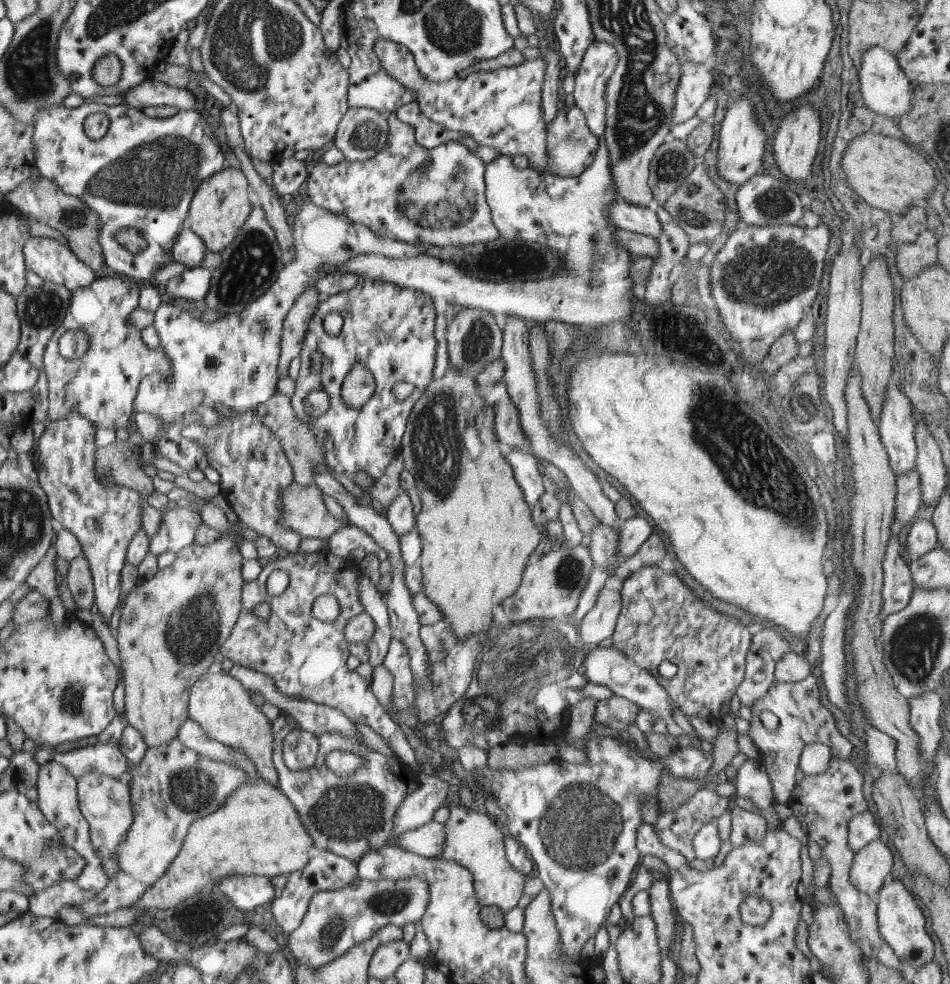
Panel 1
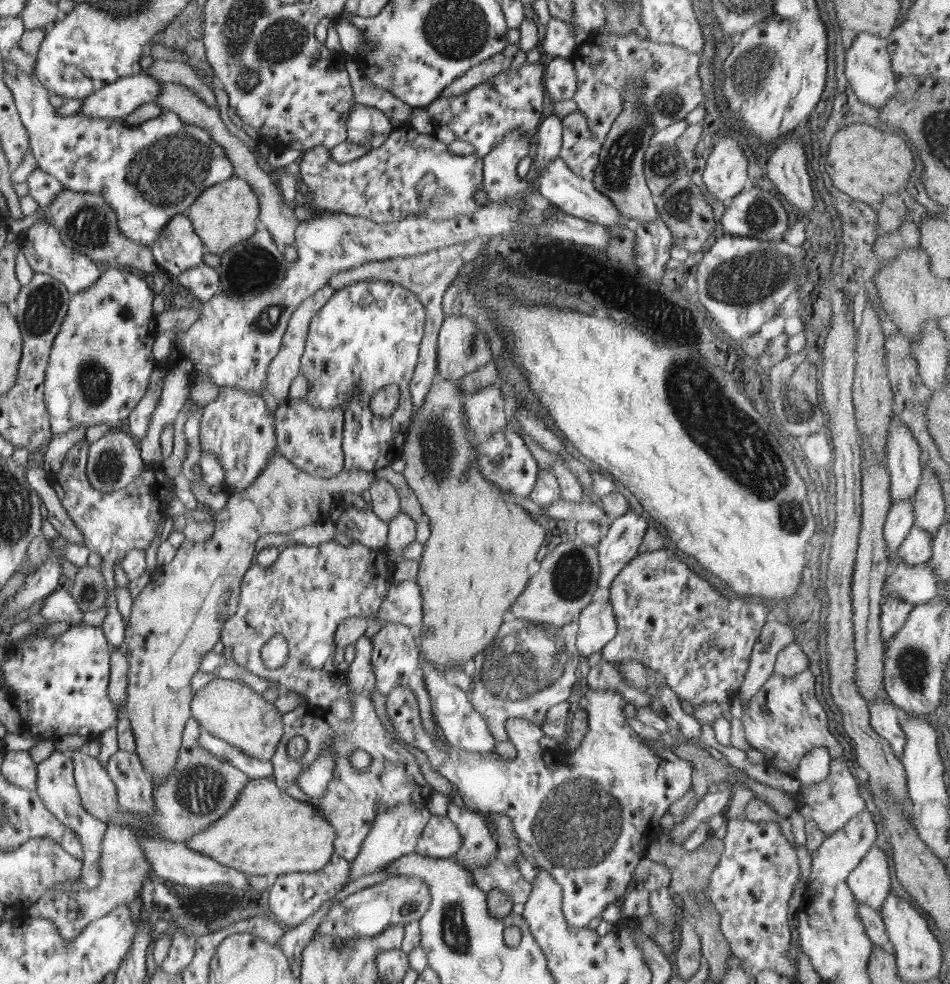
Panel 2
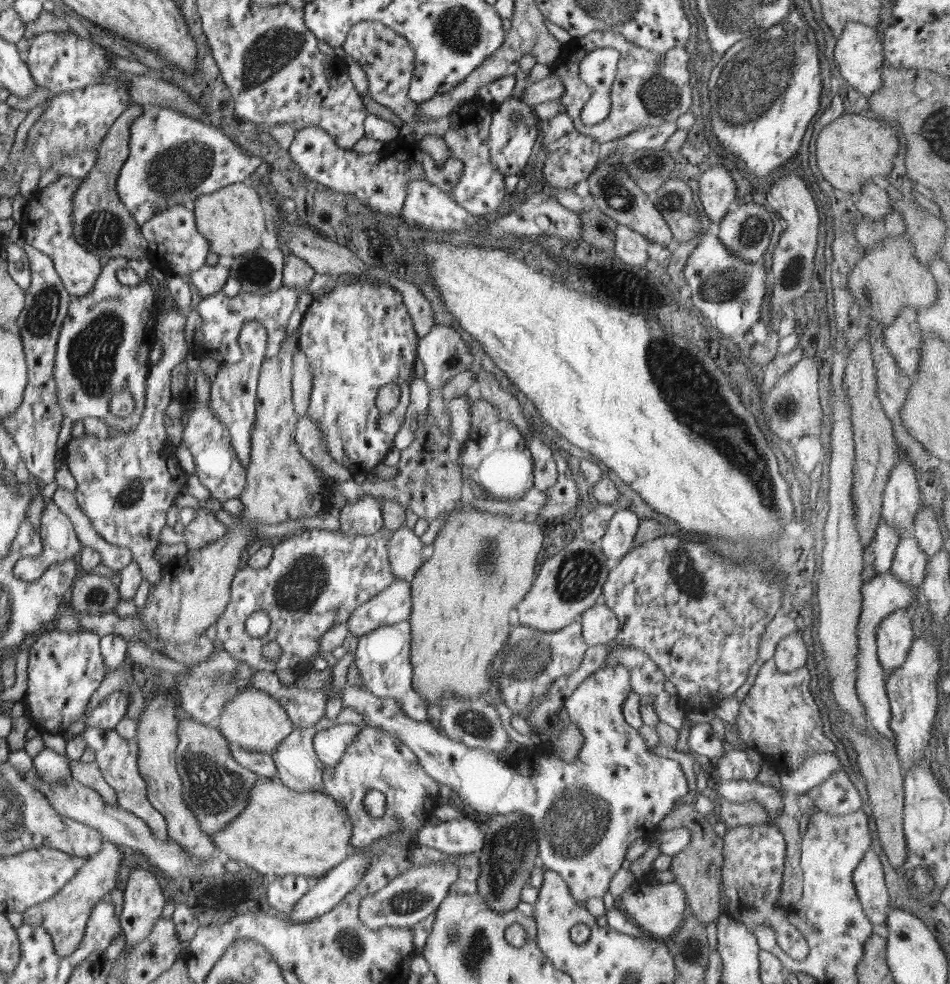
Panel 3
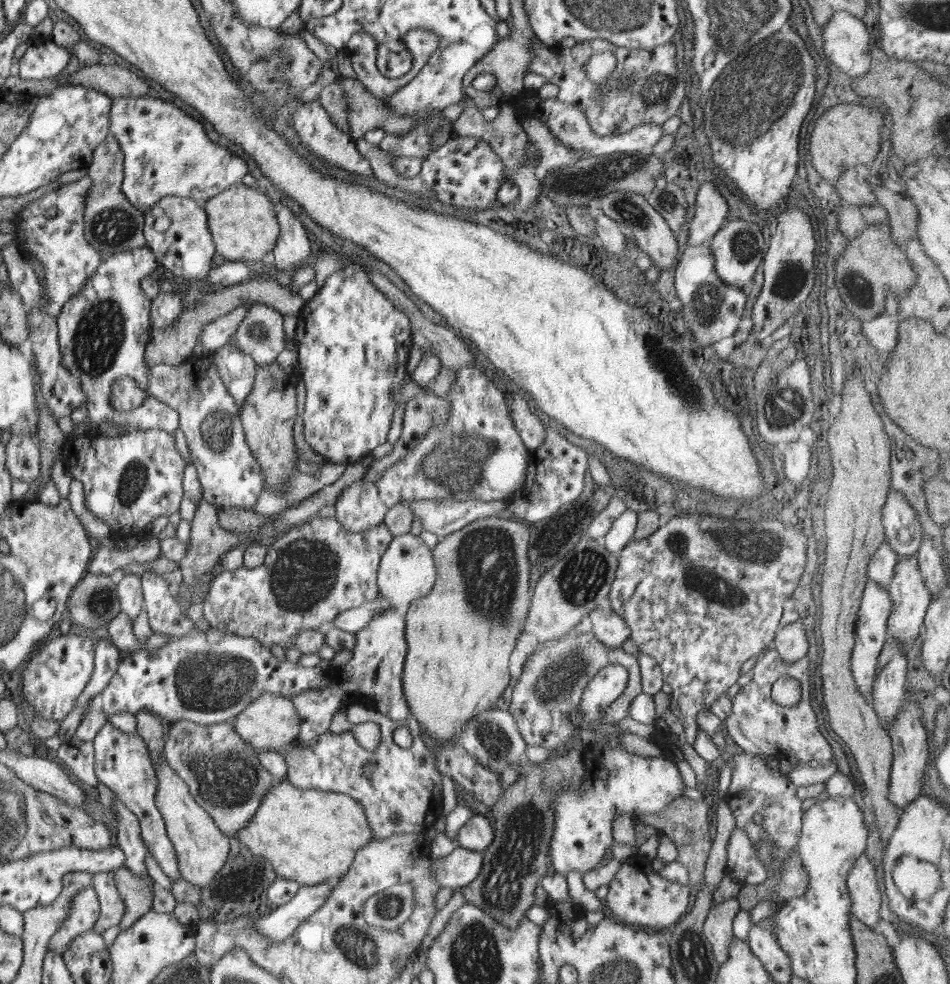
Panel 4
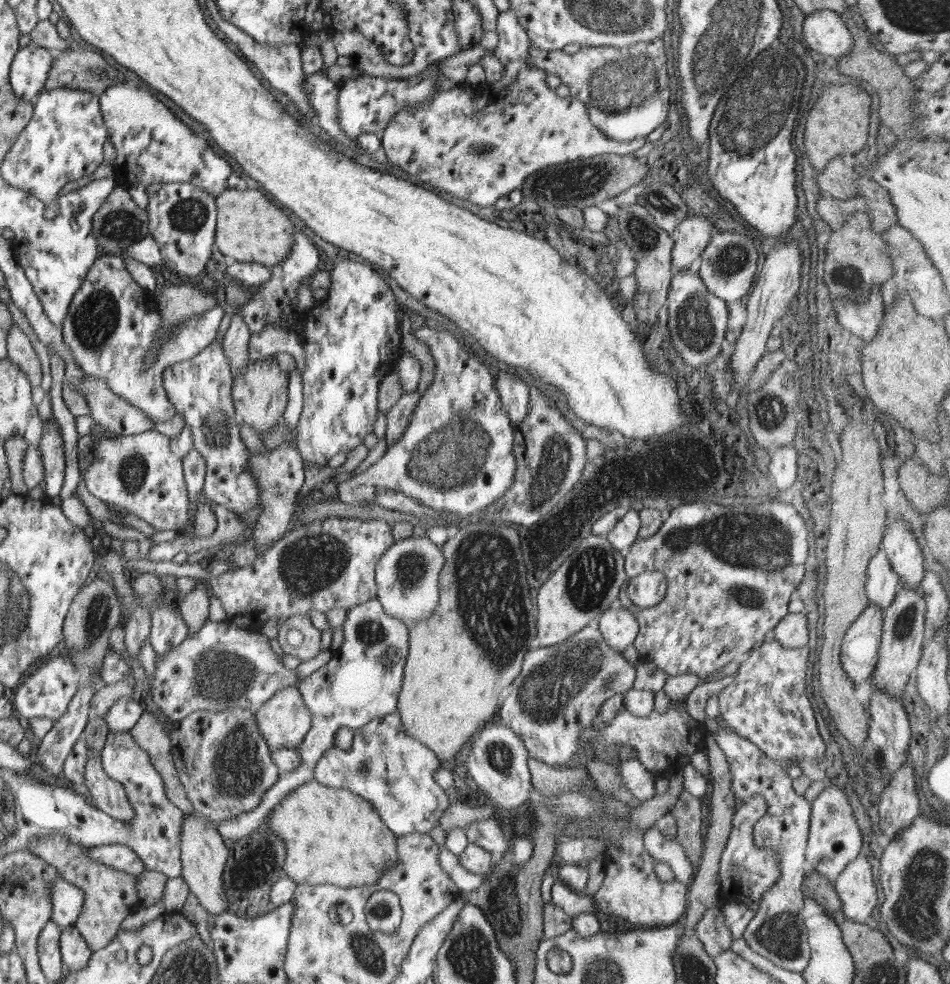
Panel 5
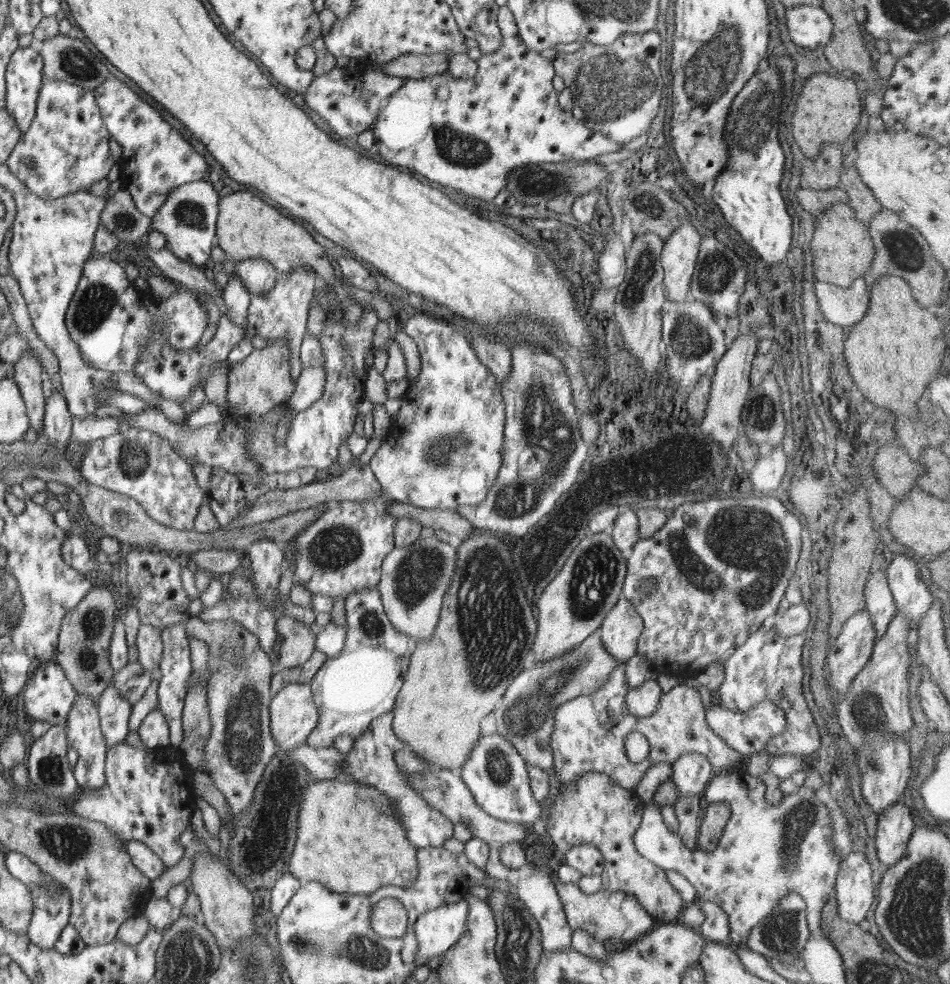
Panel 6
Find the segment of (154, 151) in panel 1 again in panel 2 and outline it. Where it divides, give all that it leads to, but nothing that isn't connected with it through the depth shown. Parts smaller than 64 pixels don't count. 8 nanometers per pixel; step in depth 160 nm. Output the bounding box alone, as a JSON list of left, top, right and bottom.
[2,58,234,247]

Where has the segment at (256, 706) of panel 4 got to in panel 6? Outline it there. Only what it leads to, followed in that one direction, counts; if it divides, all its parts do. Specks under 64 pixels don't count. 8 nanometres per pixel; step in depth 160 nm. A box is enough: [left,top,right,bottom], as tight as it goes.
[270,683,318,751]

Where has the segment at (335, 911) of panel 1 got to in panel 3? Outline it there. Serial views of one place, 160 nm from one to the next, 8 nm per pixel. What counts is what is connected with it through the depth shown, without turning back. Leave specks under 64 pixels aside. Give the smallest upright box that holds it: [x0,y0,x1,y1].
[359,856,458,930]

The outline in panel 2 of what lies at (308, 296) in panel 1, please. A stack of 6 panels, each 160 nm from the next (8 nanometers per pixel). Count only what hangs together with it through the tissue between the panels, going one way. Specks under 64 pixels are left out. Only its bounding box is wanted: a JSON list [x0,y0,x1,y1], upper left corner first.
[260,284,334,414]

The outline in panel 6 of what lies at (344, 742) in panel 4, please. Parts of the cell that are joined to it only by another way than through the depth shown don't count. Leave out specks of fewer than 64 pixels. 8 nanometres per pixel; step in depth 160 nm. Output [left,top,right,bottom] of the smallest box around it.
[339,712,454,848]

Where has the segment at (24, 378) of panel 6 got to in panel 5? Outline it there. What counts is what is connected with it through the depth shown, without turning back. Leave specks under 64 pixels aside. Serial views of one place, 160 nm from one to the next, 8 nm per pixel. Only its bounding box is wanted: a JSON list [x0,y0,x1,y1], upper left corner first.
[7,323,44,402]

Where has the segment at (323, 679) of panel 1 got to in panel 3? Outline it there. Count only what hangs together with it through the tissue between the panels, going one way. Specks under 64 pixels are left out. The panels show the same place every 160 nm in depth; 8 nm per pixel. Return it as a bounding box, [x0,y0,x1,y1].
[216,527,395,675]

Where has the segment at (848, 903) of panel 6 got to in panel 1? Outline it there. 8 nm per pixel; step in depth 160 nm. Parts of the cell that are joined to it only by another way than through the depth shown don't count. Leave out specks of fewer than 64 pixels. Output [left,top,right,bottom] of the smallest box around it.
[849,838,892,896]

